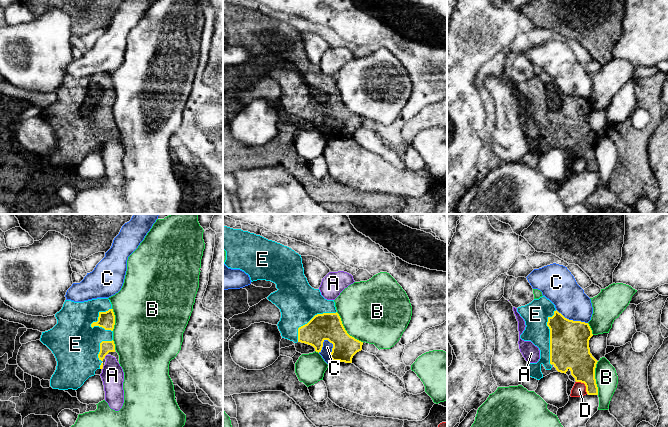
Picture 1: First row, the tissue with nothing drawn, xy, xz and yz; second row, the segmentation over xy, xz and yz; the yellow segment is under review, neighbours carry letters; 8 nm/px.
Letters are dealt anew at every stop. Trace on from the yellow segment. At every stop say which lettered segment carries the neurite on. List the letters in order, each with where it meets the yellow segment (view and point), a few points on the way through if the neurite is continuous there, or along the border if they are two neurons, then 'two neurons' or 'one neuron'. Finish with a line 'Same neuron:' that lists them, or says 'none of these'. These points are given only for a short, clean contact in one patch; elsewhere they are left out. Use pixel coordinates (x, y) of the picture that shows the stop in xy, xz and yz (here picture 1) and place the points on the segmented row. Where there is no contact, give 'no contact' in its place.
A: meets yellow in xy at (105, 355); border along xy (106, 354), (104, 357); two neurons
B: meets yellow in xz at (345, 330); two neurons
C: meets yellow in xz at (332, 349); border along xz (324, 339), (327, 339), (332, 344), (330, 357), (335, 361); two neurons
D: meets yellow in yz at (585, 385); two neurons
E: meets yellow in yz at (550, 337); one neuron
Same neuron: E

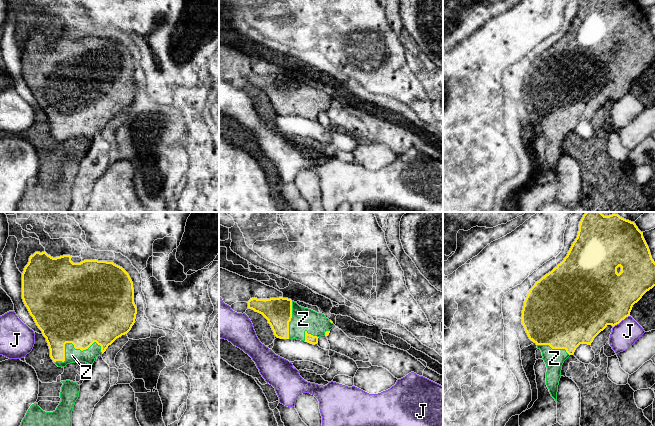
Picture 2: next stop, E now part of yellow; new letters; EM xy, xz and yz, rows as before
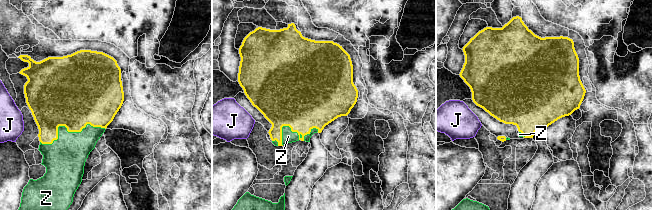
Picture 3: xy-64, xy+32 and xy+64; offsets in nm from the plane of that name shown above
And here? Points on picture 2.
J: meets yellow in yz at (621, 320); two neurons
Z: meets yellow in xy at (74, 346); one neuron
Same neuron: Z

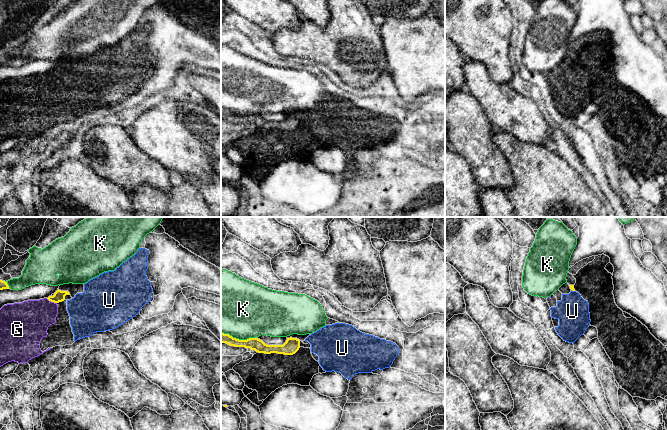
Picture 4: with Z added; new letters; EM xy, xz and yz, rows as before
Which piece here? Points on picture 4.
G: meets yellow in xy at (51, 301); two neurons
K: meets yellow in xz at (238, 339); two neurons
U: meets yellow in yz at (573, 290); border along yz (571, 289), (574, 291); two neurons
Same neuron: none of these

